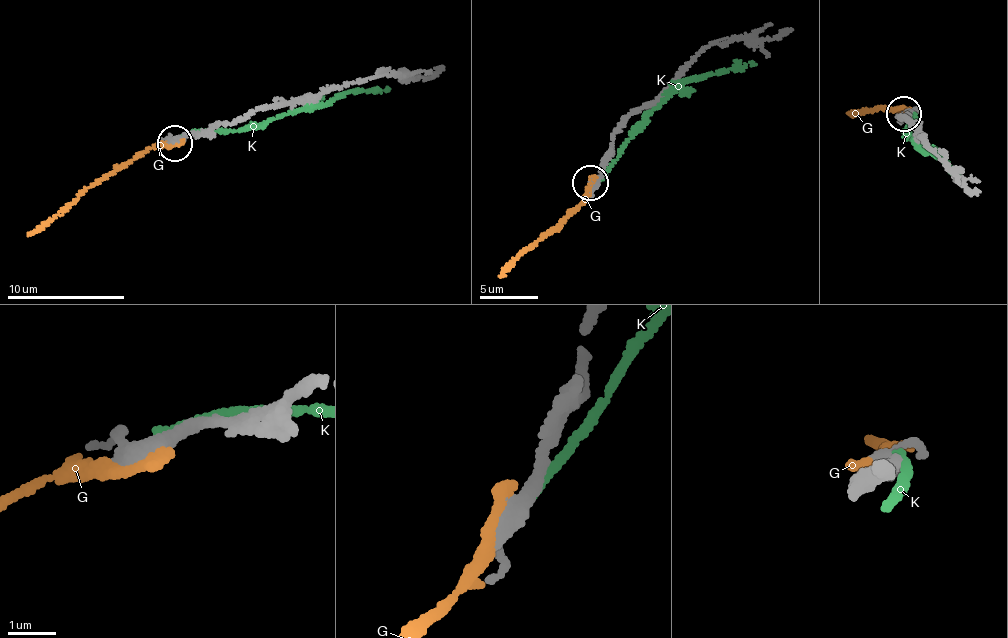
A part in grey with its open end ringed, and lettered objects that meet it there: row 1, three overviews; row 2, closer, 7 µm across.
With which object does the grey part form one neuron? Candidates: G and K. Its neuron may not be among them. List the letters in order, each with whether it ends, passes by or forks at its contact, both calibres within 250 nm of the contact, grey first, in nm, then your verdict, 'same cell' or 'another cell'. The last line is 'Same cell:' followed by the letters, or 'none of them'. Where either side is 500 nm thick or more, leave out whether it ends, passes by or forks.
G: it ends; calibres 400 and 340 nm; same cell
K: it ends; calibres 320 and 180 nm; another cell
Same cell: G

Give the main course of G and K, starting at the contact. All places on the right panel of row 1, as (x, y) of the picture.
G: (905, 114), (908, 109), (881, 106), (849, 114)
K: (913, 115), (916, 117), (907, 131), (921, 149), (948, 161), (964, 184)

